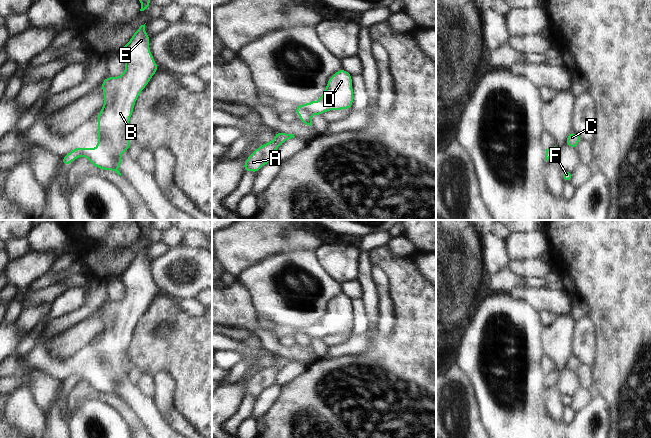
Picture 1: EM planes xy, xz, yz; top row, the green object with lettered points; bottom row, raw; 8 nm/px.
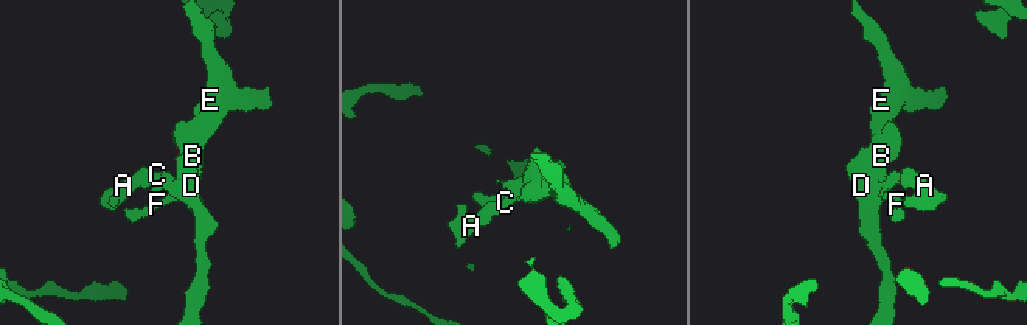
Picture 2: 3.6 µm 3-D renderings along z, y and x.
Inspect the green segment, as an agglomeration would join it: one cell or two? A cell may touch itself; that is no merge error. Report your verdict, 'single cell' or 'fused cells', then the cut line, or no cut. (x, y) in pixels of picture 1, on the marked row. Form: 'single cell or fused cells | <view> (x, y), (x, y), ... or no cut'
fused cells | xz (297, 106), (310, 114)

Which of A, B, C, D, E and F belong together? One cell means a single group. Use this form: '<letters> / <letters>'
A C / B D E F

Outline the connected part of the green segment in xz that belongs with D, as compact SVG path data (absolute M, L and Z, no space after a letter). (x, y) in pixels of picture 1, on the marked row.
M341 68L329 78L326 89L319 98L301 104L298 108L309 114L321 116L331 110L351 109L353 97L352 75Z

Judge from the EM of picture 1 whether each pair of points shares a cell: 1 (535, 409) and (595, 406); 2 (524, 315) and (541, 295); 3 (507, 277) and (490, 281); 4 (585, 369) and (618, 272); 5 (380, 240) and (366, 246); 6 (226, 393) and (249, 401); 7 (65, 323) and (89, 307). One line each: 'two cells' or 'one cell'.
1: one cell
2: two cells
3: one cell
4: two cells
5: one cell
6: two cells
7: one cell

